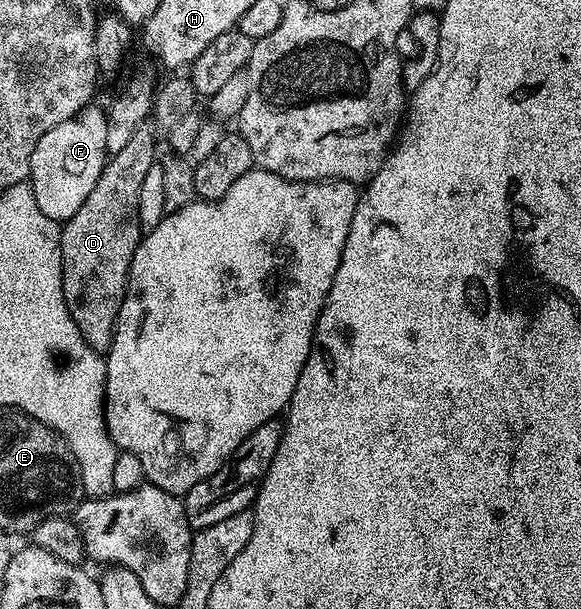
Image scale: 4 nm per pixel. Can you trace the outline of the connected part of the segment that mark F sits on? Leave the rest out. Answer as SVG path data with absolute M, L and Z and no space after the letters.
M96 105L83 108L75 117L55 125L55 129L47 129L47 133L39 137L35 153L31 153L27 180L30 189L34 191L39 213L47 213L47 217L59 225L75 217L79 205L83 205L91 189L95 189L99 173L103 173L107 158L106 147L107 117L105 111Z

